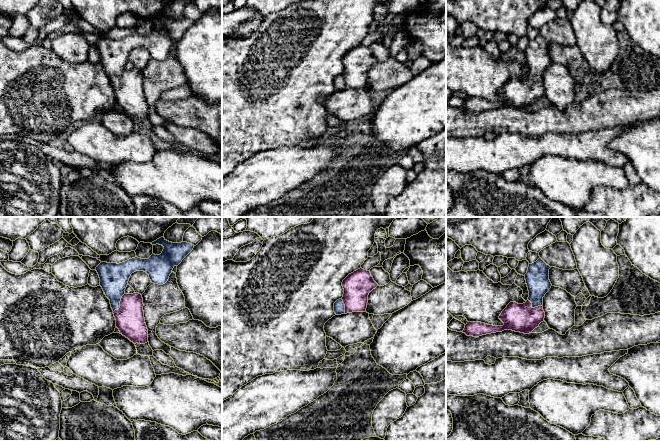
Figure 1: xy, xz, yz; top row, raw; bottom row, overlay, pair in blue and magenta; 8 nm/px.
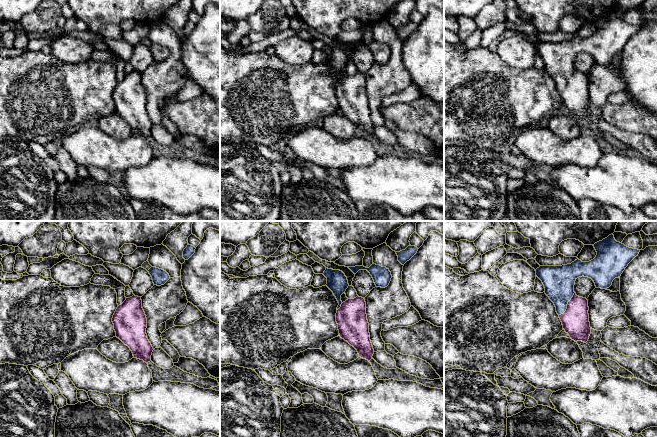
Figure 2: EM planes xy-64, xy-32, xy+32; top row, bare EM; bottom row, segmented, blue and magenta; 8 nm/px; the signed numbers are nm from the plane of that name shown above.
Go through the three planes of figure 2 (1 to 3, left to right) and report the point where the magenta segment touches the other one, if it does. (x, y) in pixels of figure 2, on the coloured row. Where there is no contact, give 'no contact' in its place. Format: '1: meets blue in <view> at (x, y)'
1: no contact
2: meets blue in xy-32 at (340, 306)
3: meets blue in xy+32 at (567, 303)

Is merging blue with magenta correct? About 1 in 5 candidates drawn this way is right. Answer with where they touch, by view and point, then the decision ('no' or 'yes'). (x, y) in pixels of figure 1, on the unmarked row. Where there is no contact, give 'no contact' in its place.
xy (119, 79) | yes

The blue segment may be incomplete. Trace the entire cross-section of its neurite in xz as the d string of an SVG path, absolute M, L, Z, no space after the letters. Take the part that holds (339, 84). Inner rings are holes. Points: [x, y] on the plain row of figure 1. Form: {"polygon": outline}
{"polygon": "M362 44L349 50L342 58L343 73L334 79L336 91L352 88L365 88L369 69L378 60L374 57L370 47Z"}

